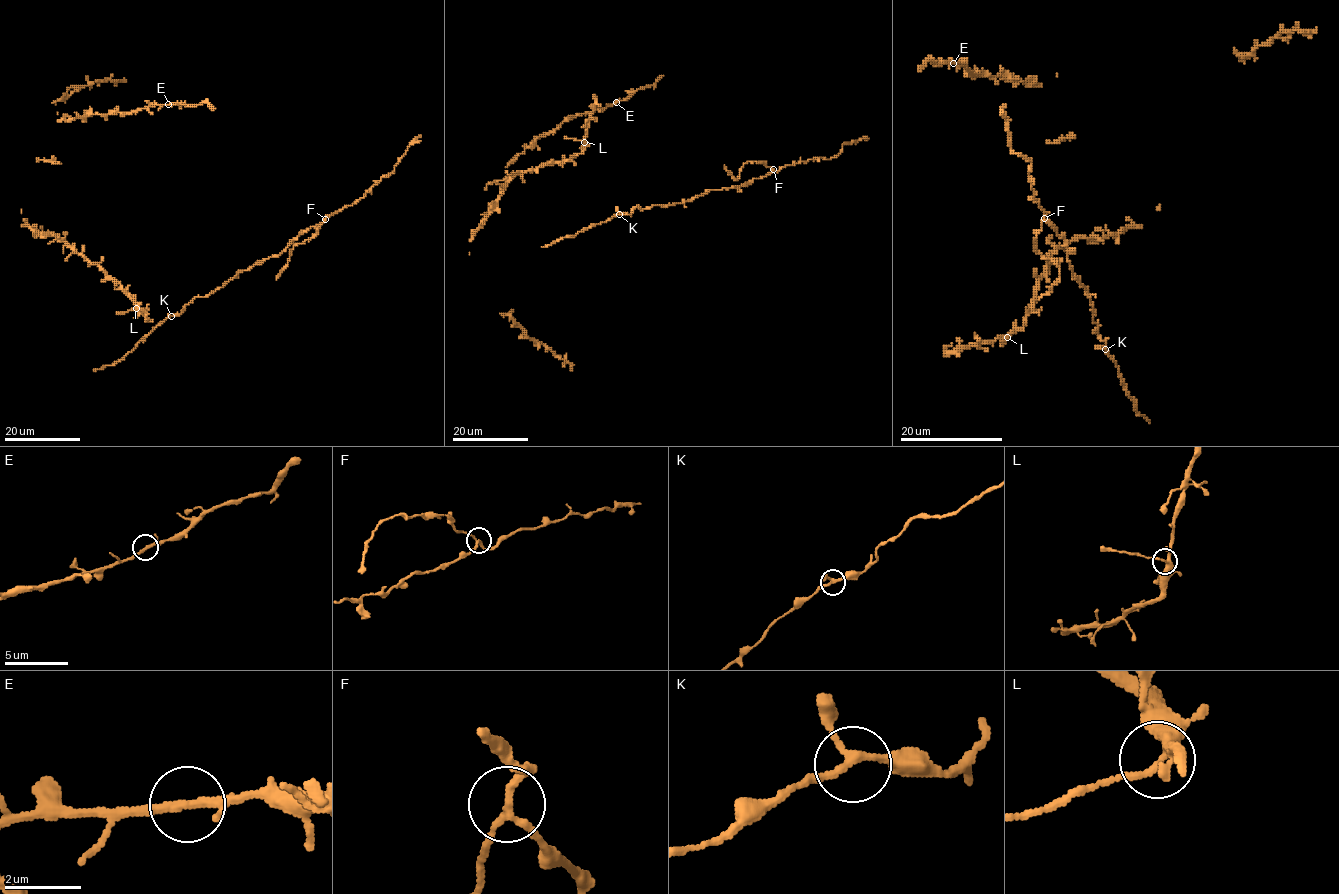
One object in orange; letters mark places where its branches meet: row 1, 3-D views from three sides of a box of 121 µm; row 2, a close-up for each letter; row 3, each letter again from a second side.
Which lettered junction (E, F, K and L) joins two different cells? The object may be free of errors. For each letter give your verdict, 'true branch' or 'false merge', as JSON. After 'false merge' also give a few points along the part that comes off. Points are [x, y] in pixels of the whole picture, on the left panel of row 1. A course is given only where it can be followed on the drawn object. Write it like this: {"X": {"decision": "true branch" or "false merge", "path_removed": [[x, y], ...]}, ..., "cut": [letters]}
{"E": {"decision": "true branch"}, "F": {"decision": "false merge", "path_removed": [[325, 219], [315, 235], [291, 250], [287, 266], [276, 279]]}, "K": {"decision": "true branch"}, "L": {"decision": "true branch"}, "cut": ["F"]}

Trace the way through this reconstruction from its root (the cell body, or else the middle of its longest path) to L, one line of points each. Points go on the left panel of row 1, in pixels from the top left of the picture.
L: (108, 275), (135, 301), (136, 308)

